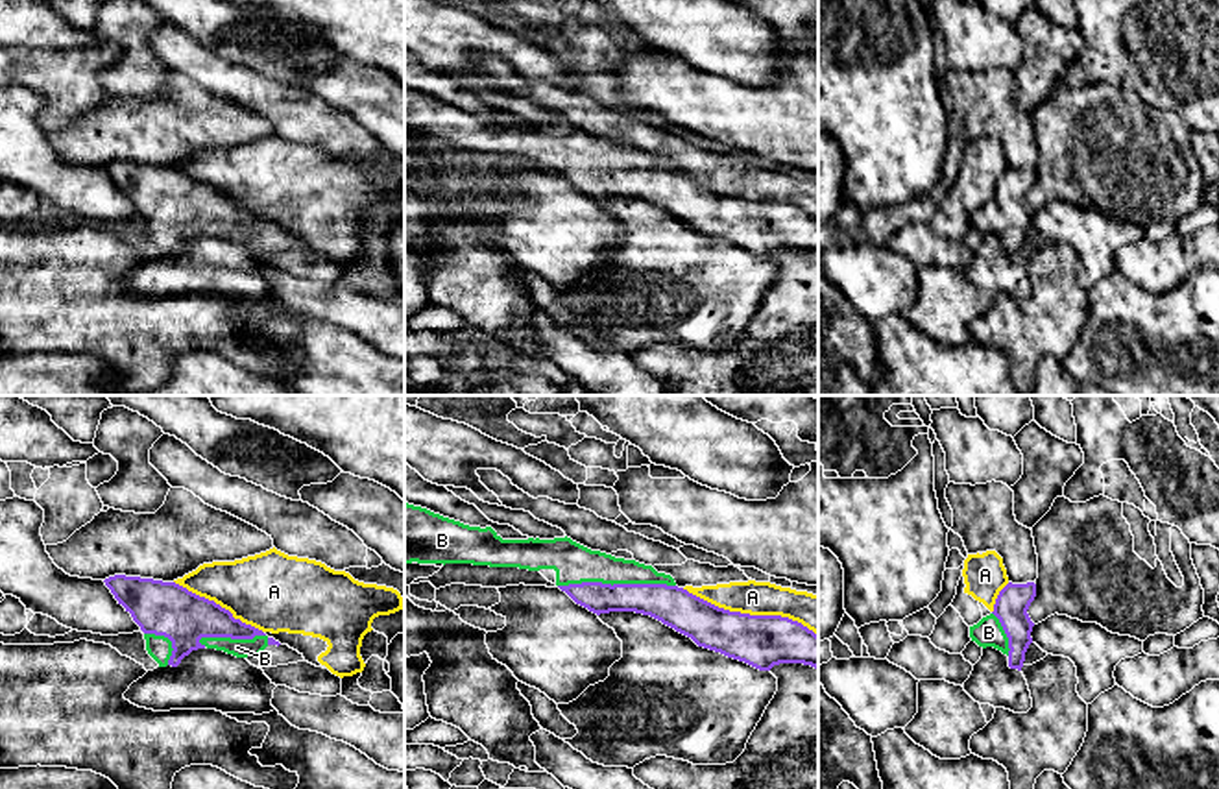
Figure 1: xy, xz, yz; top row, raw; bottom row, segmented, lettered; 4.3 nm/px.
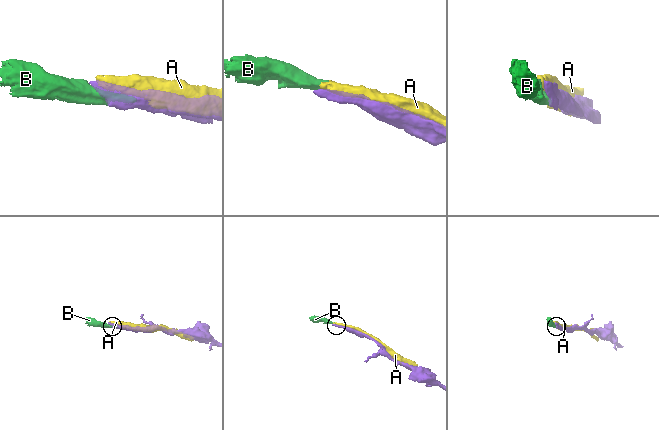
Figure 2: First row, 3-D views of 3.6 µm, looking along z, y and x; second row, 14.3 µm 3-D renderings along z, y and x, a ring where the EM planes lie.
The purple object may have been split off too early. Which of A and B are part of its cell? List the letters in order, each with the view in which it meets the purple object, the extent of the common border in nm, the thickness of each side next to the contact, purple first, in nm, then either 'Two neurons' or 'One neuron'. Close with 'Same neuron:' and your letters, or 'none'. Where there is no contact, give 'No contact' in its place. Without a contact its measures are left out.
A: Touches purple in xz. Shared border 650 nm. Thickness 220 nm (purple) against 150 nm. Two neurons
B: Touches purple in xz. Shared border 500 nm. Thickness 160 nm (purple) against 170 nm. One neuron
Same neuron: B

